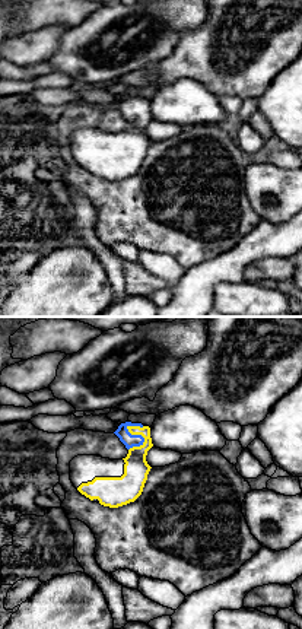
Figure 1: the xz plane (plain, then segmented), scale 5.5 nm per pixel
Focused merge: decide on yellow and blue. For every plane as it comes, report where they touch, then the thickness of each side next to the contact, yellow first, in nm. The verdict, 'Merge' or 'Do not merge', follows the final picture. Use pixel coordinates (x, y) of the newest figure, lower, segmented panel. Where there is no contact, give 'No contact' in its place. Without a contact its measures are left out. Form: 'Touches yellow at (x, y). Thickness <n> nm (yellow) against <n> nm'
Touches yellow at (136, 434). Thickness 140 nm (yellow) against 70 nm

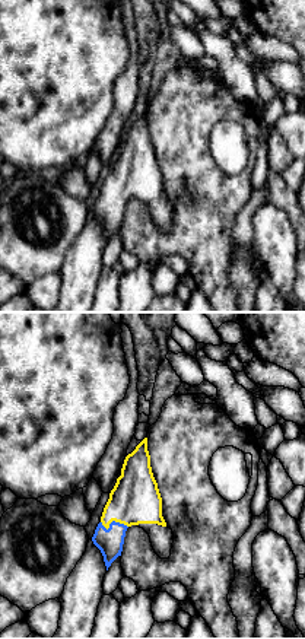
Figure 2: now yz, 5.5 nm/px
Touches yellow at (113, 520). Thickness 280 nm (yellow) against 150 nm

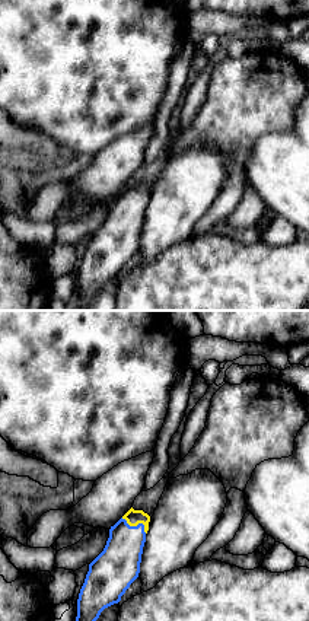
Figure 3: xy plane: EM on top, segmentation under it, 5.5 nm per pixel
Touches yellow at (136, 525). Thickness 90 nm (yellow) against 240 nm

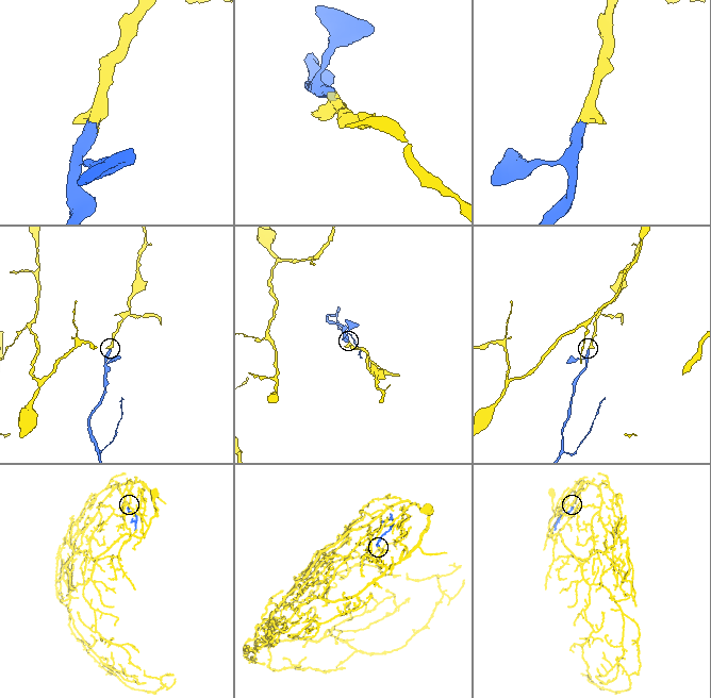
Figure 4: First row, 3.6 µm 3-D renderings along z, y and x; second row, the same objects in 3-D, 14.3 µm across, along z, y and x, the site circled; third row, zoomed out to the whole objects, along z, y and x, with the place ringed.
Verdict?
Merge

